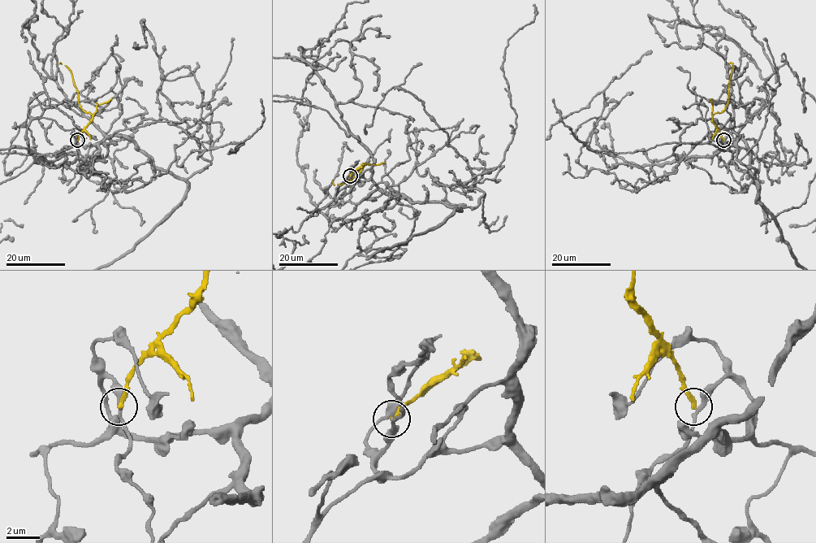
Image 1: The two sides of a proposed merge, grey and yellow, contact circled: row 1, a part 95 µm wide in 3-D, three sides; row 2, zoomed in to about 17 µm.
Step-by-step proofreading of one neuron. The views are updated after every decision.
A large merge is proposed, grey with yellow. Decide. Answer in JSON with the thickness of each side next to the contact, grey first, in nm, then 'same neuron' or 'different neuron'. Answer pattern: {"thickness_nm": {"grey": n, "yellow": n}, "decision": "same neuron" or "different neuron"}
{"thickness_nm": {"grey": 240, "yellow": 280}, "decision": "different neuron"}

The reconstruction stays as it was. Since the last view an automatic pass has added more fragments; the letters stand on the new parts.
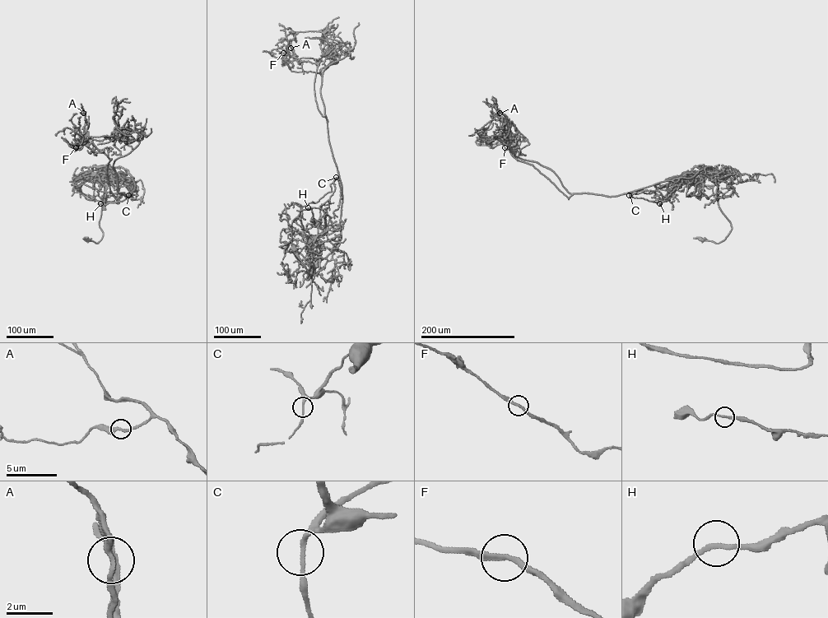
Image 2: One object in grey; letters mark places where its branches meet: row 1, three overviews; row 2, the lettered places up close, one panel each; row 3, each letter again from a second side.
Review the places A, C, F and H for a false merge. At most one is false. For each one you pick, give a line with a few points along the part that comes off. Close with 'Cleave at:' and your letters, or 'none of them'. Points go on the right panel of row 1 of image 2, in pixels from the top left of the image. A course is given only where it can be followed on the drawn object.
Cleave at: none of them

